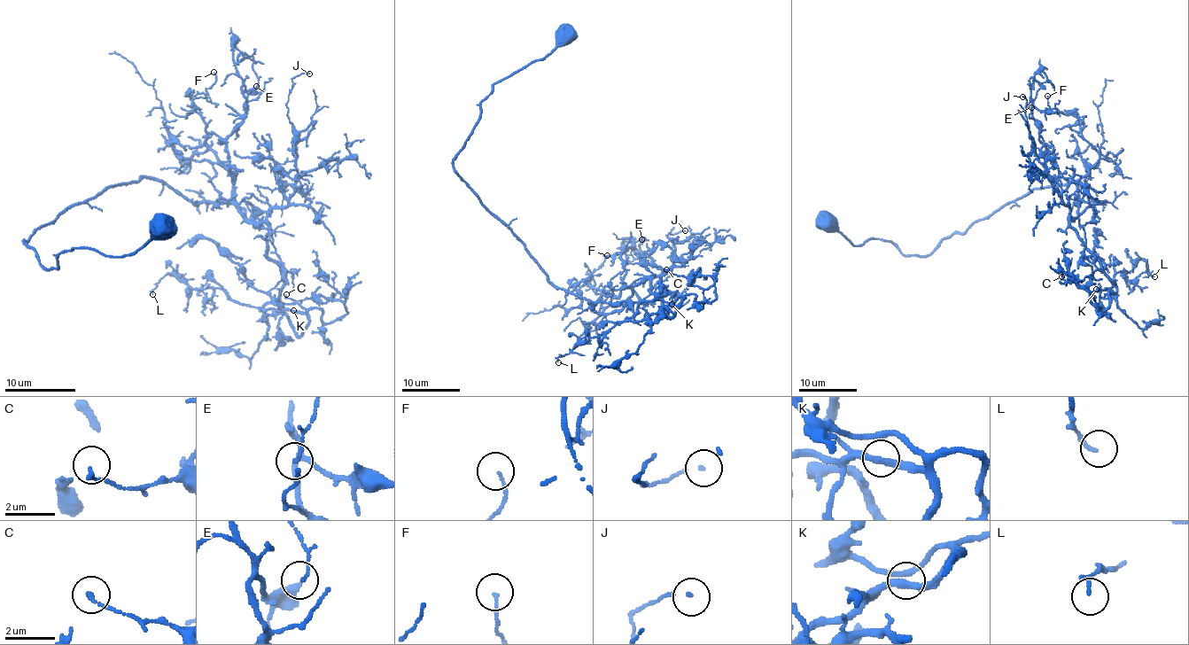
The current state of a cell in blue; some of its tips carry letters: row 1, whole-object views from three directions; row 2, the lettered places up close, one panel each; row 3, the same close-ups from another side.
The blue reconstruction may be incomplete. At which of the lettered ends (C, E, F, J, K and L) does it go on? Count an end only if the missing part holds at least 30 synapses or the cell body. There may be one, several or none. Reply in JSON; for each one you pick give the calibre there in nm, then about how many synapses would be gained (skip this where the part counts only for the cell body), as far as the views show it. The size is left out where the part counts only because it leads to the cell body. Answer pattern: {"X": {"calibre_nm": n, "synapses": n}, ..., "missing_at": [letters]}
{"missing_at": []}

